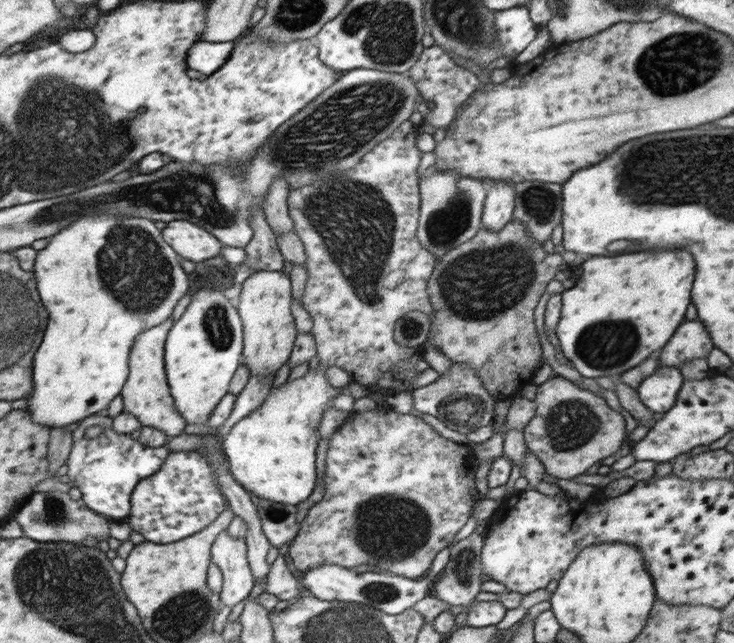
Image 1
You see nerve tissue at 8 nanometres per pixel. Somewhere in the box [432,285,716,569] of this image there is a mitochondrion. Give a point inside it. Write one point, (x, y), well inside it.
(604, 345)

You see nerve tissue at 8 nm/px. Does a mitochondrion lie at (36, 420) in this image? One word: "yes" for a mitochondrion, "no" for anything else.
no

